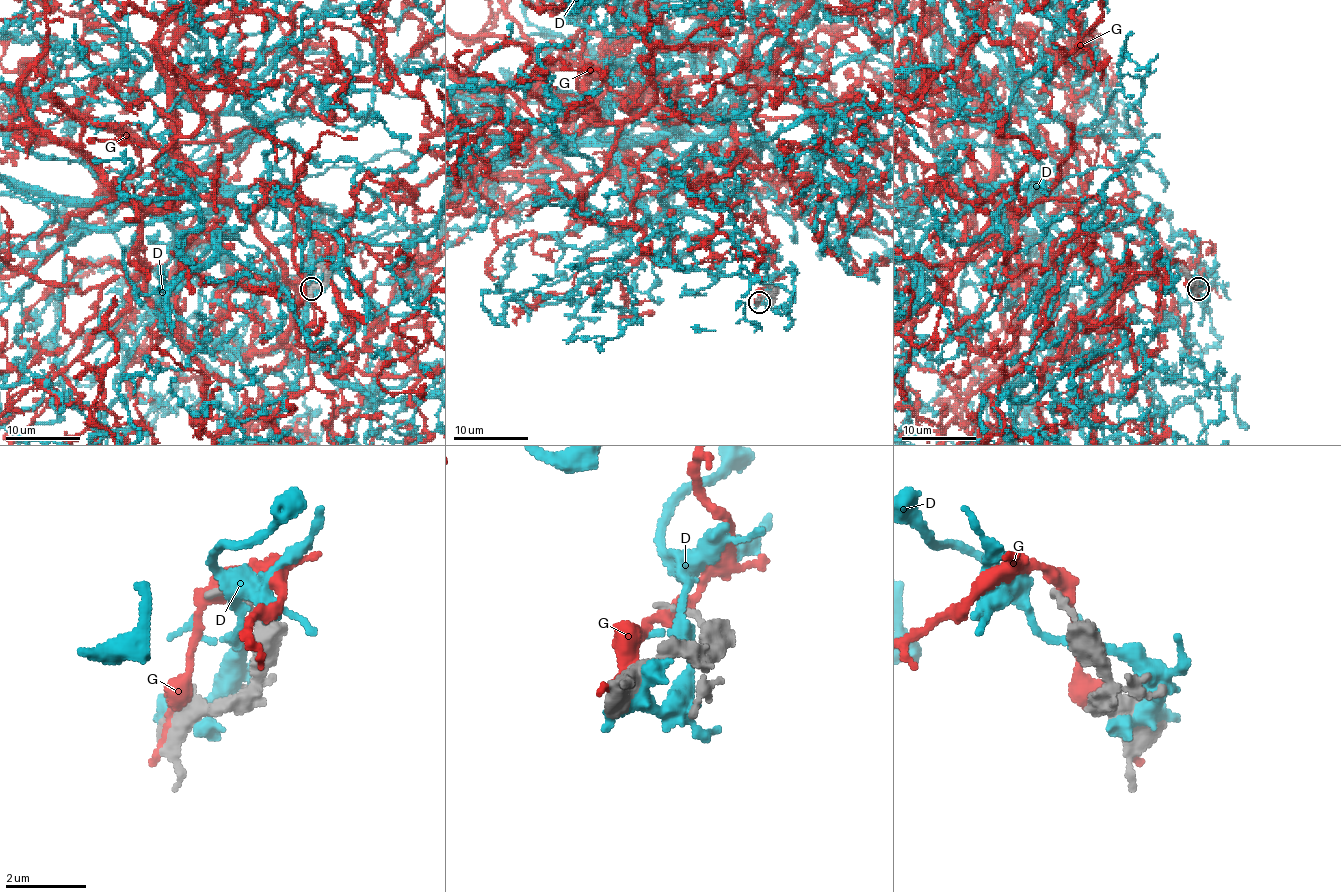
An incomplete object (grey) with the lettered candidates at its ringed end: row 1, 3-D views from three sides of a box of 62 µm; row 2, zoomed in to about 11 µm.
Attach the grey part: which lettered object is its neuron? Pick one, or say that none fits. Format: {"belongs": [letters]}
{"belongs": ["D"]}

